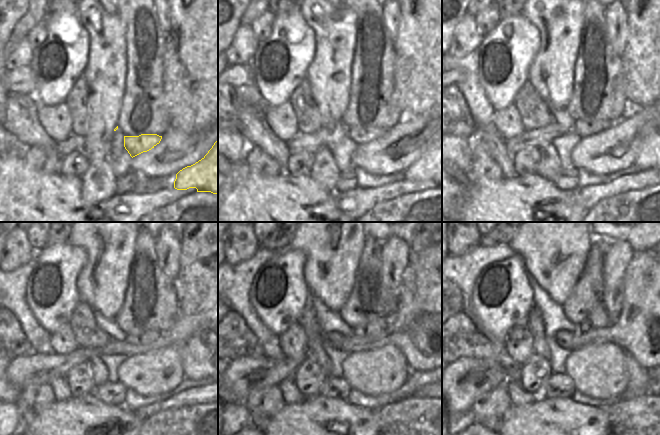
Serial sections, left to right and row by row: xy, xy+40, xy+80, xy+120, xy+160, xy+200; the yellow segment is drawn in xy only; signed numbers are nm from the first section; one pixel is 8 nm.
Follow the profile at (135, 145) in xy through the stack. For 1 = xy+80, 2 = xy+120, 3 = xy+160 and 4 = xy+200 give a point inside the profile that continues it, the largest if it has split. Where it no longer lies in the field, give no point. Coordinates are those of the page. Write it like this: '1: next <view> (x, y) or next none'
1: next xy+80 (583, 129)
2: next xy+120 (197, 336)
3: next xy+160 (421, 330)
4: next xy+200 (645, 328)

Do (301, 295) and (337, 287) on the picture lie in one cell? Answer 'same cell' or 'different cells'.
different cells

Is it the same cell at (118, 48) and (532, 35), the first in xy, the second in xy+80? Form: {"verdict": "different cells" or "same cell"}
{"verdict": "different cells"}

